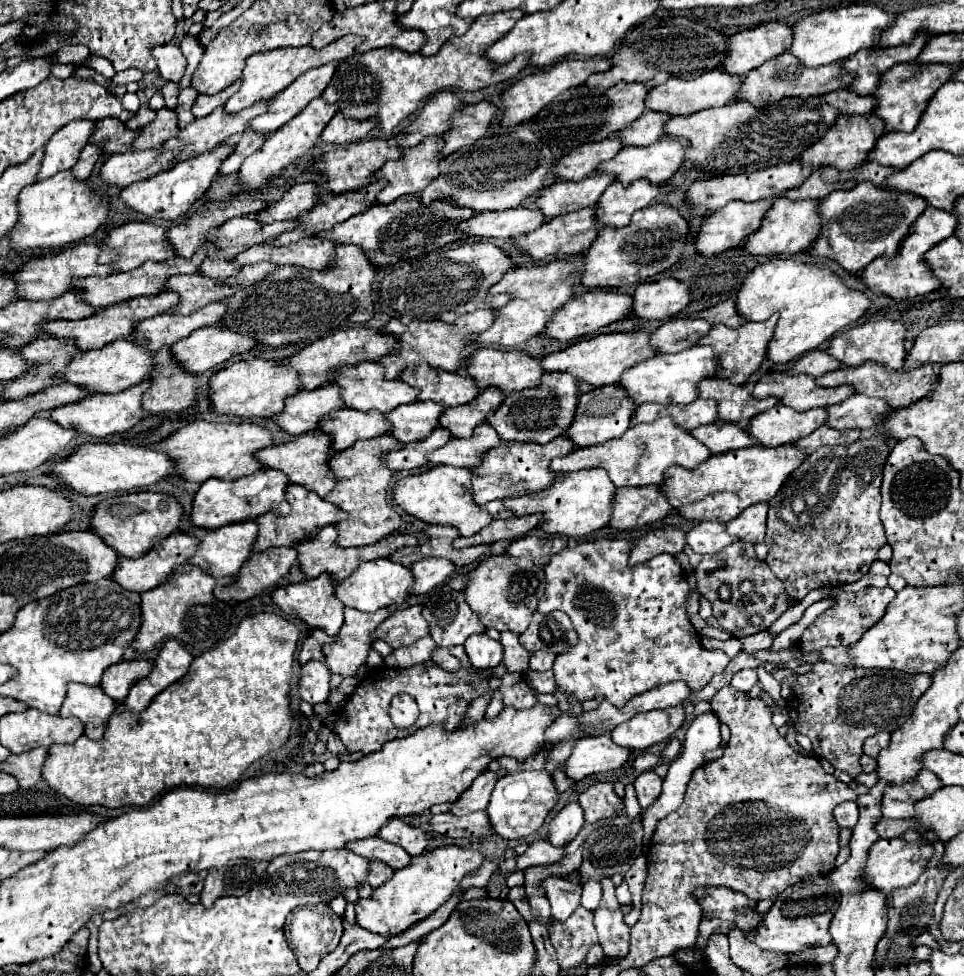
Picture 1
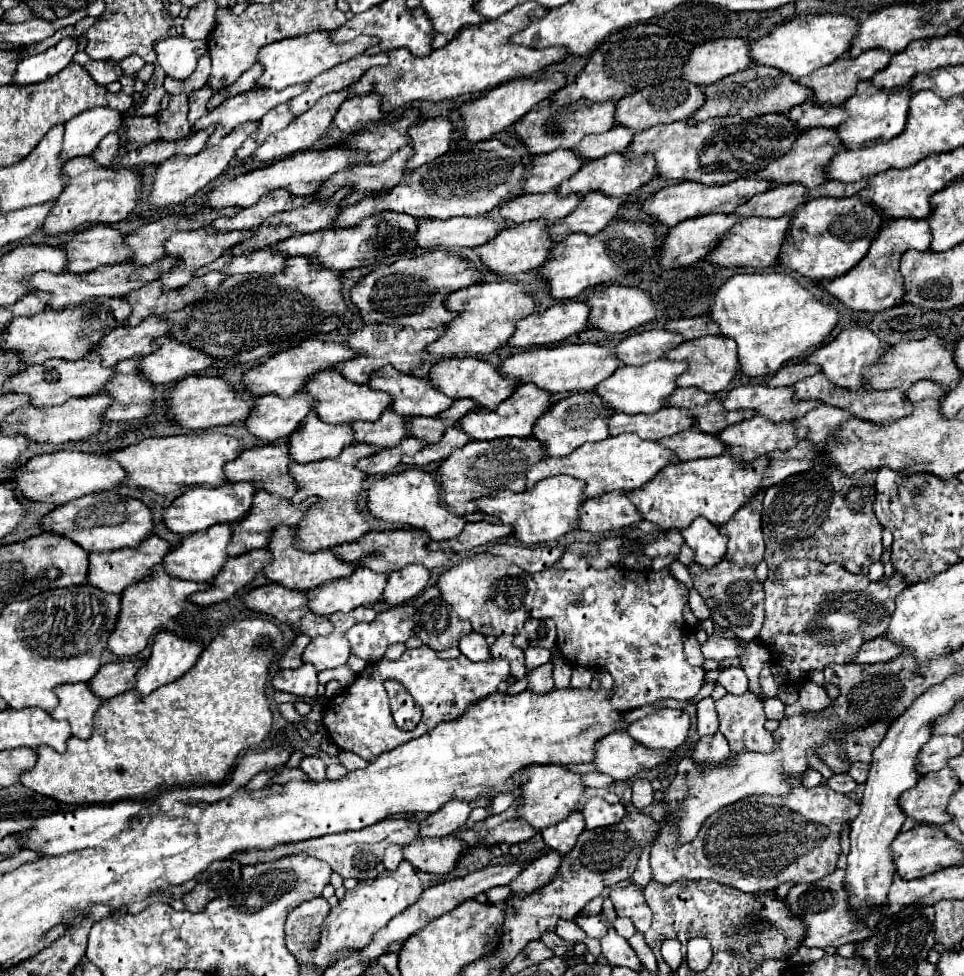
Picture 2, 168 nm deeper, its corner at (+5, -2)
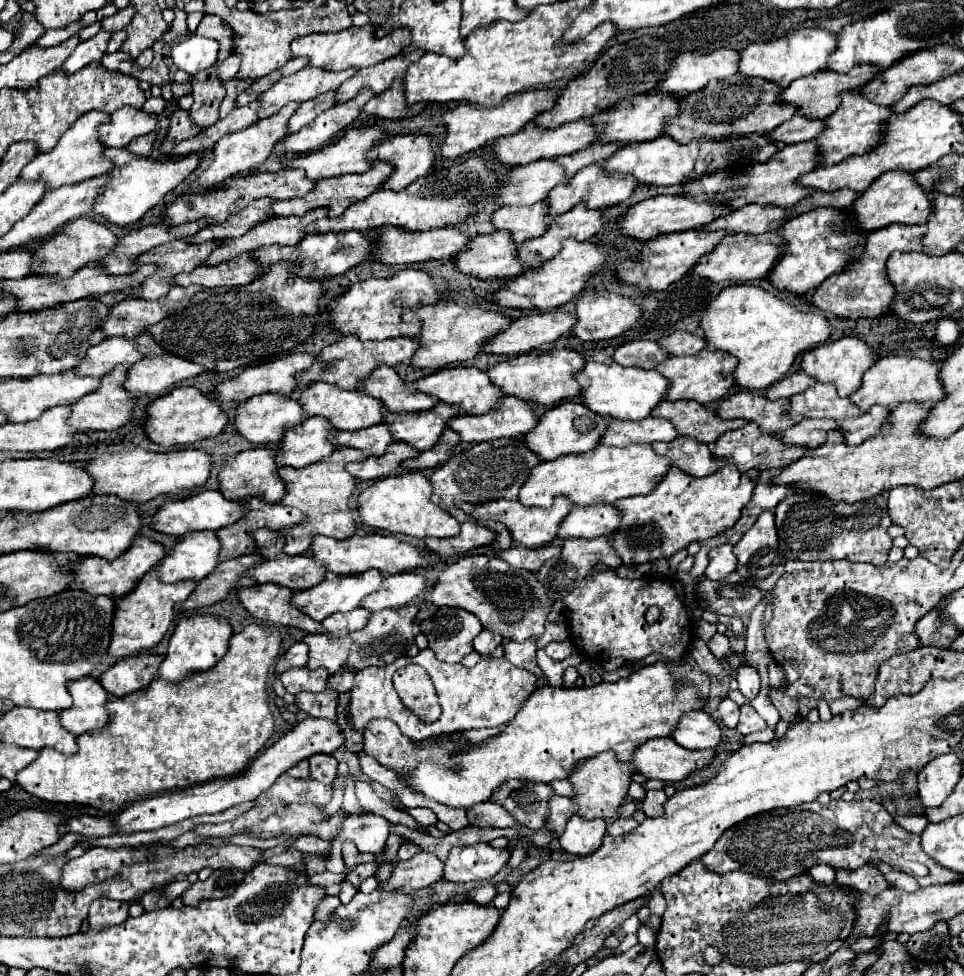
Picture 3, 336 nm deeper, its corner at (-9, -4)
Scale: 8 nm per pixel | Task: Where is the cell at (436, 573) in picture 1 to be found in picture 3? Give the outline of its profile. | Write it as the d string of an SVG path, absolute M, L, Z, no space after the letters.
M401 572L399 576L385 576L379 592L373 592L363 600L363 608L379 612L385 608L401 608L425 590L425 578L415 572Z

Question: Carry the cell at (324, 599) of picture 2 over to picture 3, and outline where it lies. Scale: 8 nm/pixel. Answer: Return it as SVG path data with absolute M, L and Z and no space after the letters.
M367 570L359 576L335 576L333 572L327 572L327 576L323 578L323 584L317 584L315 588L303 590L303 592L293 592L293 604L305 612L307 616L311 616L313 620L321 622L323 618L335 614L335 612L351 612L355 608L359 608L361 600L375 592L379 588L379 584L383 582L383 576L379 570Z

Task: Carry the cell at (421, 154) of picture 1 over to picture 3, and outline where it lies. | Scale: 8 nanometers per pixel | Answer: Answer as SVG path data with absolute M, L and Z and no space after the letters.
M377 162L377 164L373 164L371 172L365 172L365 174L345 174L345 176L337 176L337 178L323 178L323 180L319 180L315 184L315 188L311 192L307 192L307 196L283 200L283 202L275 200L275 208L271 208L271 216L289 216L289 214L301 216L301 214L305 214L305 212L309 212L313 208L327 208L329 210L329 218L341 216L353 202L365 200L367 196L377 192L391 172L393 172L391 164Z

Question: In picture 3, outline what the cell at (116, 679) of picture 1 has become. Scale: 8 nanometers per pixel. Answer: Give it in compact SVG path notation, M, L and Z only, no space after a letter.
M139 654L129 656L113 664L101 674L101 686L113 696L125 696L145 688L155 676L163 662L161 654Z

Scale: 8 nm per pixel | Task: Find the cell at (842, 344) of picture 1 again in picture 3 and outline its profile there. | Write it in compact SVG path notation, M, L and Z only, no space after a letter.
M841 338L837 342L829 342L829 344L821 344L809 352L803 354L801 360L801 370L807 372L809 376L813 376L817 382L825 382L825 384L833 384L837 388L839 396L851 396L851 392L855 392L861 386L861 378L865 374L865 370L869 366L873 366L875 362L875 354L871 352L871 348L859 340L859 338Z

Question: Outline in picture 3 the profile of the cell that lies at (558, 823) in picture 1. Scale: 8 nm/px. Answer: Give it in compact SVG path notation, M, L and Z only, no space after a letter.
M579 816L569 818L565 832L561 834L559 842L565 852L585 856L599 848L605 838L605 820L583 820Z

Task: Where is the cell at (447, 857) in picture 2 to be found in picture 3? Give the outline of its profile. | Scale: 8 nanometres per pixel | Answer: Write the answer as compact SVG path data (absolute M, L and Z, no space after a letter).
M485 842L455 846L445 862L445 880L449 882L483 882L491 880L509 862L509 850L491 848Z

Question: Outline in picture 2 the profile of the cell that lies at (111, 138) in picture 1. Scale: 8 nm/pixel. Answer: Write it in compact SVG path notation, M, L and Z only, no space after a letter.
M123 116L123 136L125 136L125 150L137 150L159 140L157 118L155 116Z

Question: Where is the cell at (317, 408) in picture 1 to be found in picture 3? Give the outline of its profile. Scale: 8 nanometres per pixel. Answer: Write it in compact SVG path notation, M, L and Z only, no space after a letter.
M261 394L237 406L233 424L239 436L249 440L251 444L277 444L283 438L283 434L299 422L303 422L303 408L297 404L297 400L287 398L283 394Z

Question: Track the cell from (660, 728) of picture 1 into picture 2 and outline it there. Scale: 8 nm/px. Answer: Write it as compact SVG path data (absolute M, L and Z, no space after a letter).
M663 708L641 720L635 720L627 728L627 734L647 748L675 750L687 740L689 724L691 720L687 720L685 710Z

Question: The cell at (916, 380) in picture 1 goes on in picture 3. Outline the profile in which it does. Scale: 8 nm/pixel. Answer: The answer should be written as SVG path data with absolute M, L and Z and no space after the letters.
M817 382L815 386L807 388L803 394L795 394L789 398L791 402L791 416L803 416L803 418L829 418L835 420L839 424L839 430L843 432L847 444L851 446L859 446L861 442L865 442L869 436L875 436L877 432L885 432L889 426L885 424L887 416L889 416L889 408L883 406L873 406L869 412L861 412L849 398L839 398L835 386L831 384L821 384Z

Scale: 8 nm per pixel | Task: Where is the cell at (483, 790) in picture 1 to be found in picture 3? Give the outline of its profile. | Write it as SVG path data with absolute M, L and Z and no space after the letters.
M419 852L407 862L397 860L395 872L391 872L387 880L379 882L379 886L387 892L391 892L391 888L397 888L397 892L411 892L431 886L437 880L443 880L443 862L431 852Z

